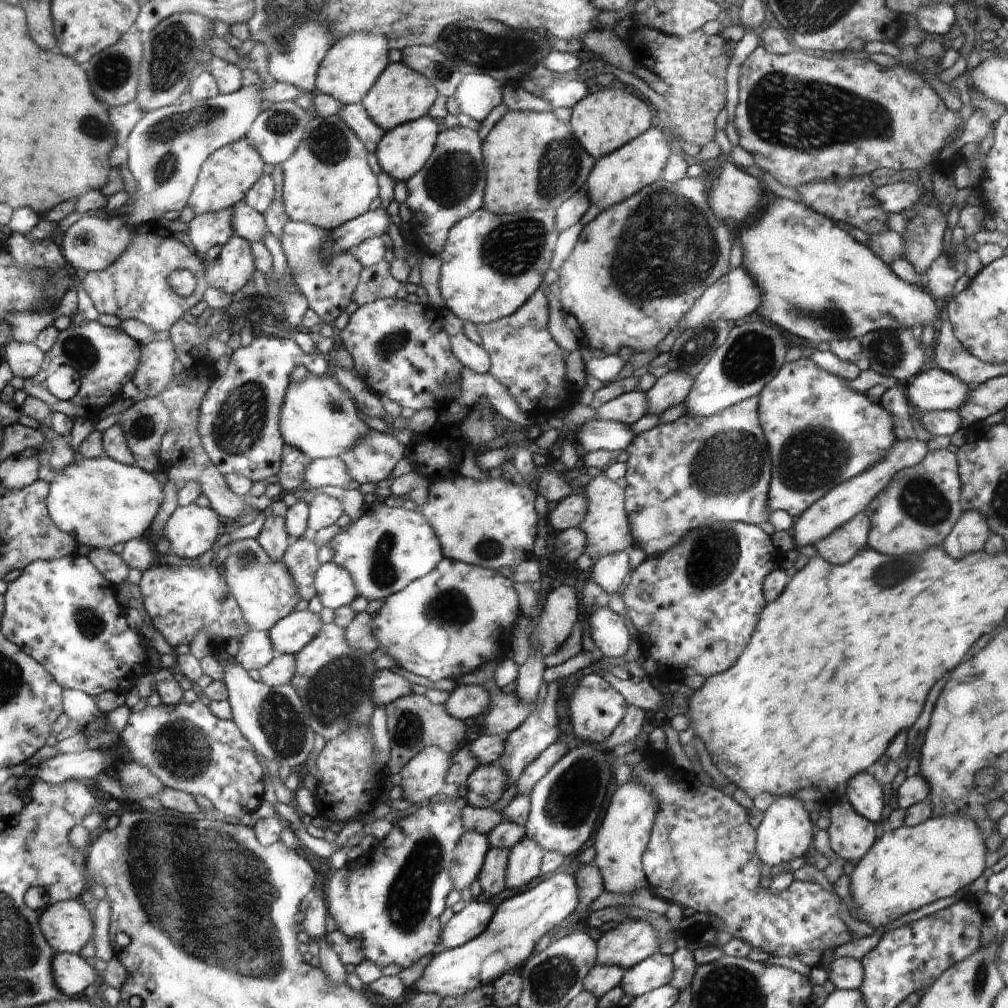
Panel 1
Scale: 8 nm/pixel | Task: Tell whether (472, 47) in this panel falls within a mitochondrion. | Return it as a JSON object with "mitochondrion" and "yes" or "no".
{"mitochondrion":"yes"}

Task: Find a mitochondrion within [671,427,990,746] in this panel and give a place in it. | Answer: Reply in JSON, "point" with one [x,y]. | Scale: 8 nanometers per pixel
{"point":[713,557]}

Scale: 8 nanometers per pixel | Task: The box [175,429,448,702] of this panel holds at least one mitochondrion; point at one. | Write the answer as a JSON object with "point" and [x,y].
{"point":[384,568]}

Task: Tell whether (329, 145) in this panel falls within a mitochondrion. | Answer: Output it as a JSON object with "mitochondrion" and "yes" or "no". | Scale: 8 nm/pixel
{"mitochondrion":"yes"}

